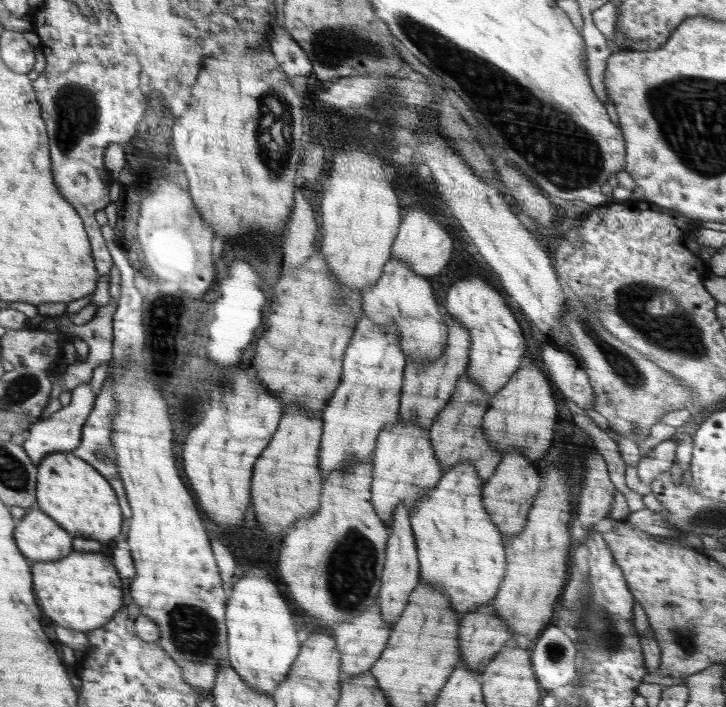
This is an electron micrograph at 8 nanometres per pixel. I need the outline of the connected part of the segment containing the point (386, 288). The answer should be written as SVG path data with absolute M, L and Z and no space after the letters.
M392 258L385 264L380 279L362 291L364 315L376 325L396 323L399 342L406 355L406 362L426 363L444 353L448 343L448 328L434 300L428 278L416 274L408 263Z

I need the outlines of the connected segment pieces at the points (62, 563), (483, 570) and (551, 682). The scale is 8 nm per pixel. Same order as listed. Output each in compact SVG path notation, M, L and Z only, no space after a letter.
M70 552L58 562L38 562L32 568L32 580L42 612L64 628L82 632L100 628L122 606L120 576L114 562L100 552Z
M460 461L443 473L436 487L420 495L416 507L409 514L412 532L416 537L419 581L434 582L428 585L432 585L450 598L452 609L460 614L460 620L467 612L475 611L476 608L494 600L507 567L504 538L482 503L483 485L474 465L470 461Z
M547 626L531 649L533 672L547 691L571 684L577 677L577 645L557 626Z

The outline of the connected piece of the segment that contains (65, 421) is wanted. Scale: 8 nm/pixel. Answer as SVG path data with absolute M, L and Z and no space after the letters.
M84 382L84 384L76 387L71 392L70 404L62 407L49 419L40 418L40 420L30 424L30 430L26 431L28 439L21 445L34 465L38 466L40 461L50 453L72 451L74 448L78 448L82 438L82 426L84 426L90 411L92 411L92 407L94 407L96 395L92 391L91 382Z

